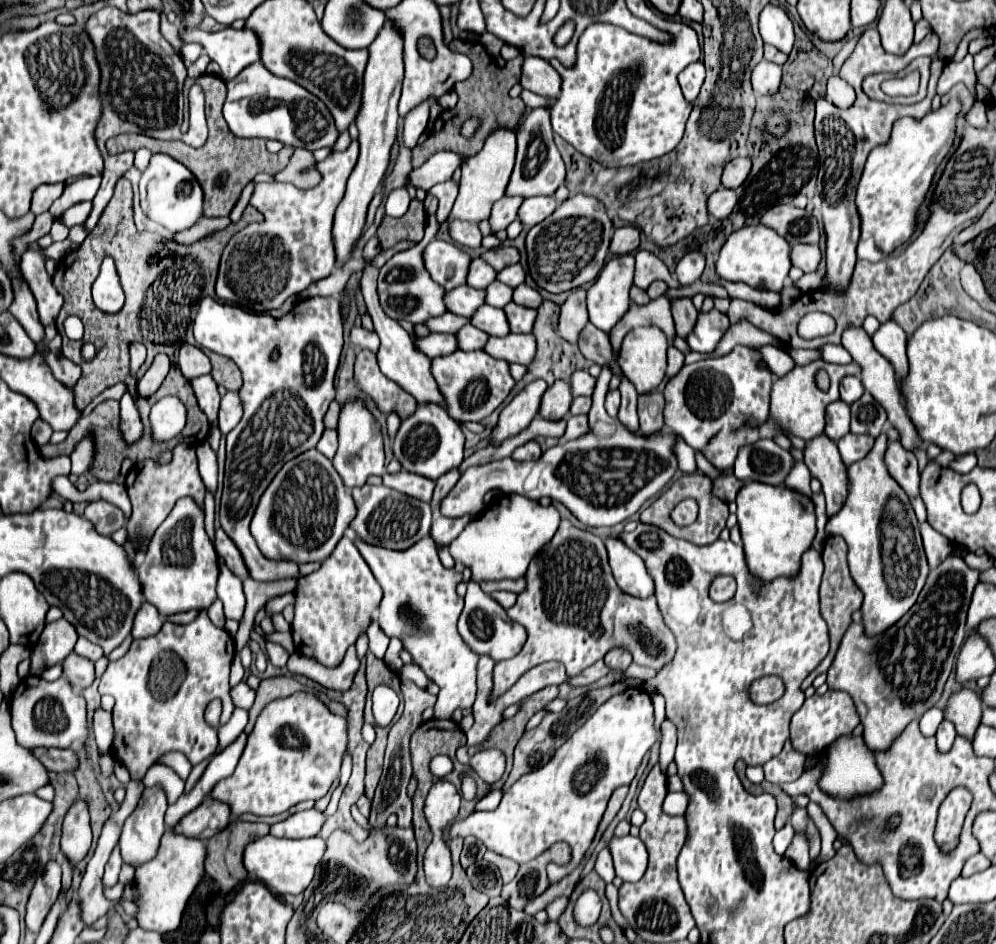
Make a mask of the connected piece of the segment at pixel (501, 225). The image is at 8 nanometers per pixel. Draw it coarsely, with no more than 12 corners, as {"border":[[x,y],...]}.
{"border":[[504,196],[488,218],[492,232],[516,220],[520,196]]}

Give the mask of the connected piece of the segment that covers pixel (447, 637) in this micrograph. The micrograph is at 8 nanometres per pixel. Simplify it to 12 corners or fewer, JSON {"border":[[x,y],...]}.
{"border":[[430,536],[354,544],[384,590],[380,628],[440,686],[472,708],[478,656],[456,630],[462,574]]}

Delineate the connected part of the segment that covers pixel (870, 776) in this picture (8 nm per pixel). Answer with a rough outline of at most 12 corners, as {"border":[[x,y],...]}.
{"border":[[862,738],[822,752],[820,788],[848,800],[882,784]]}

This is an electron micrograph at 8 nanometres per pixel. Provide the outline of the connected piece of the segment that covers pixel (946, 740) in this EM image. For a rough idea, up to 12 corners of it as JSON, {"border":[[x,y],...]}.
{"border":[[948,720],[938,726],[936,740],[940,752],[952,748],[956,730]]}

